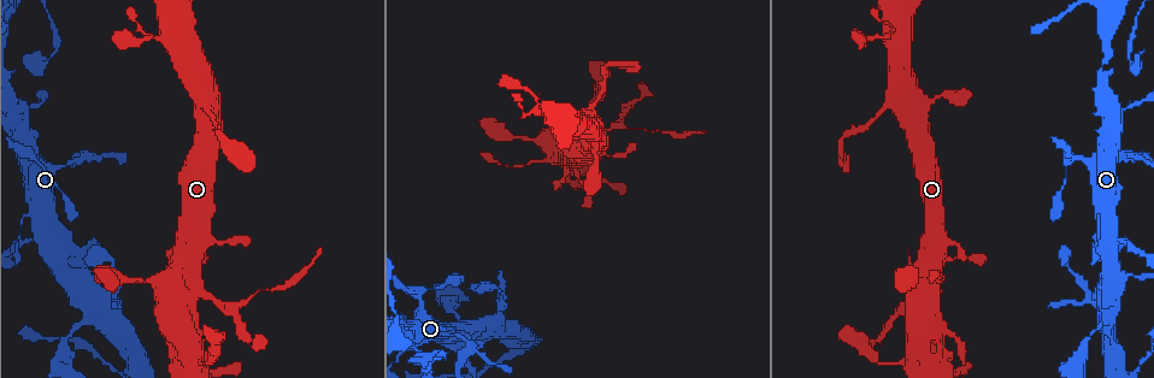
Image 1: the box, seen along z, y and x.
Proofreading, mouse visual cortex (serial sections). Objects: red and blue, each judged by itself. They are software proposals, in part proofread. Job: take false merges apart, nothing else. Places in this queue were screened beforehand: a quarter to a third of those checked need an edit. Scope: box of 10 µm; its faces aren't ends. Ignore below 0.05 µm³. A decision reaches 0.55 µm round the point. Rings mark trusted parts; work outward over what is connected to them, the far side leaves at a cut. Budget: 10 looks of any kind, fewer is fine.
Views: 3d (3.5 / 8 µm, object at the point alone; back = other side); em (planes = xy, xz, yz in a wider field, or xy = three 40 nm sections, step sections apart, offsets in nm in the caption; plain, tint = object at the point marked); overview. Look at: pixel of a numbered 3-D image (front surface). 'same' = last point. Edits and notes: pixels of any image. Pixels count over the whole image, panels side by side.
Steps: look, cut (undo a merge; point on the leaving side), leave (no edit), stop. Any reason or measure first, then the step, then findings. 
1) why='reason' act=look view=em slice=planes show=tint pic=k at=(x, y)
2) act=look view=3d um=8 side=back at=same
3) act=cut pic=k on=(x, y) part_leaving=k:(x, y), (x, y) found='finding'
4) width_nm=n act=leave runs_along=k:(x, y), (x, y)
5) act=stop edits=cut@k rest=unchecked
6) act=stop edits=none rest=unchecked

why='sharp bend' act=look view=3d um=3.5 pic=1 at=(1071, 157)

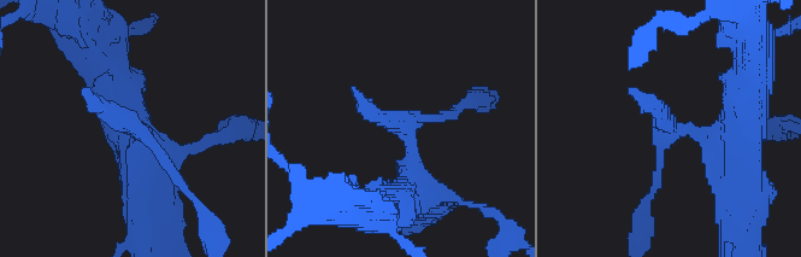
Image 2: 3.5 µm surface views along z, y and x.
act=look view=em slice=planes show=tint pic=2 at=(140, 131)

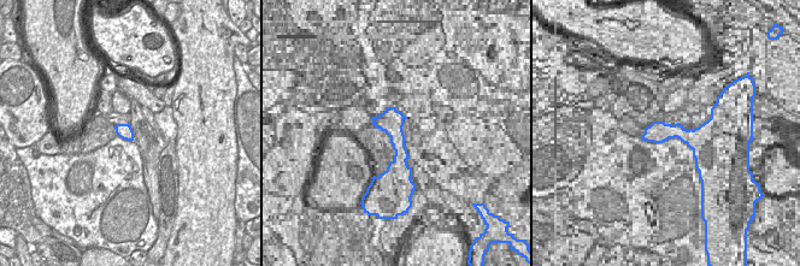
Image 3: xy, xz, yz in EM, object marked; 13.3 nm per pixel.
act=look view=em slice=xy step=1 show=tint at=same

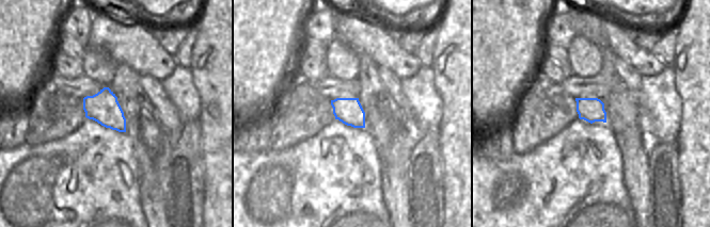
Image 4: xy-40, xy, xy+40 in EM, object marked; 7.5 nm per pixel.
width_nm=200 act=leave runs_along=2:(430, 198), (412, 192), (408, 130), (457, 109) found='continuous, no second cell'

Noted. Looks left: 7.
why='a narrow waist' act=look view=3d um=3.5 pic=1 at=(1122, 110)

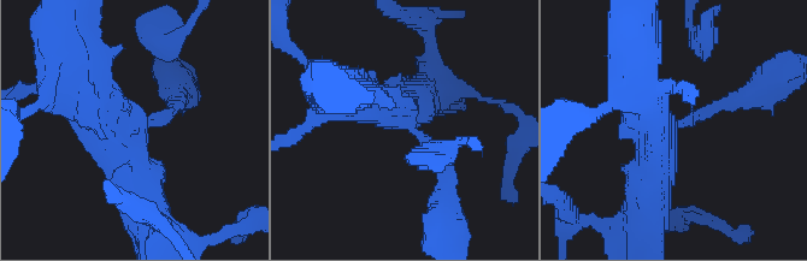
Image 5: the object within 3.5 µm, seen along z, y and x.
why='need the tissue' act=look view=em slice=xy step=2 show=tint pic=5 at=(685, 125)

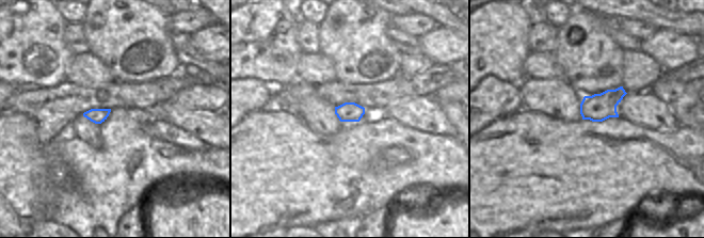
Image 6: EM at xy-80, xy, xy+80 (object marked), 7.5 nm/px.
act=look view=em slice=planes show=tint at=same

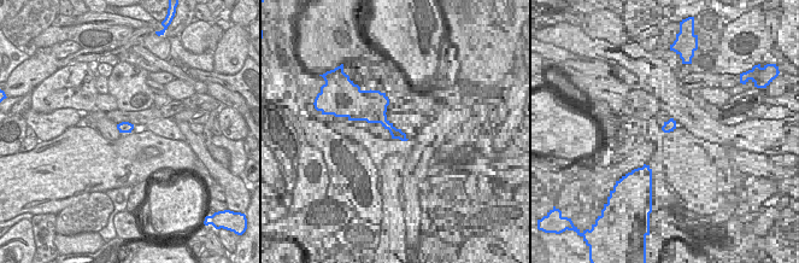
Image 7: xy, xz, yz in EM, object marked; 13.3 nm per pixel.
act=leave runs_along=5:(655, 168), (670, 125), (741, 92) found='all the same cell'

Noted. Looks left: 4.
why='four-way junction' act=look view=3d um=3.5 side=back pic=1 at=(206, 104)

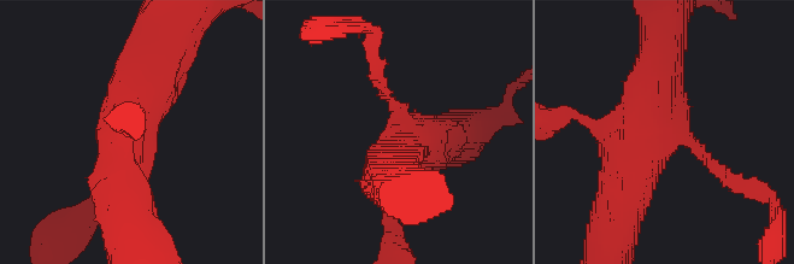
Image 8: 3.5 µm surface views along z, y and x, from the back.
arms=4 arm_widths_nm=150,150,600,700 act=look view=em slice=xy step=2 show=tint pic=8 at=(658, 135)

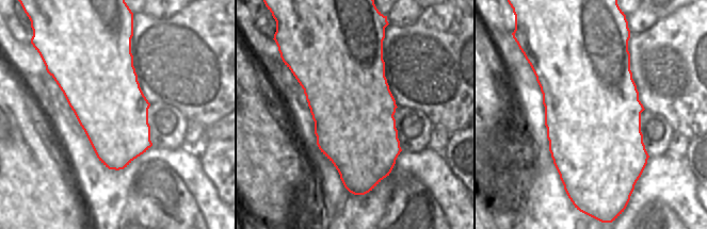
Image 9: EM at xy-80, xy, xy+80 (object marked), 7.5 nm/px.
act=leave runs_along=8:(621, 204), (660, 59) found='one cell here'

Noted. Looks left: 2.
why='looks like a crossing' act=look view=3d um=3.5 side=back pic=1 at=(189, 284)

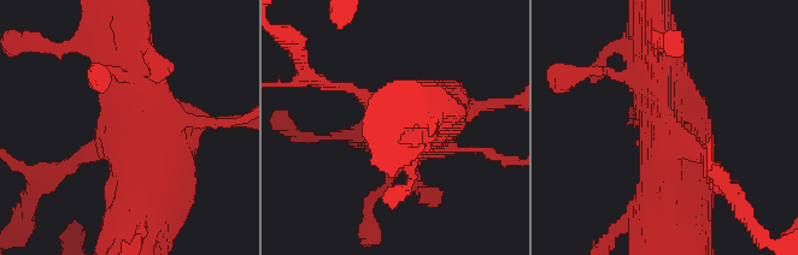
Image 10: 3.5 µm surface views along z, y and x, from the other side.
act=leave runs_along=10:(125, 33), (147, 184) found='one cell here'

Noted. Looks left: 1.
act=stop edits=none rest=unchecked

